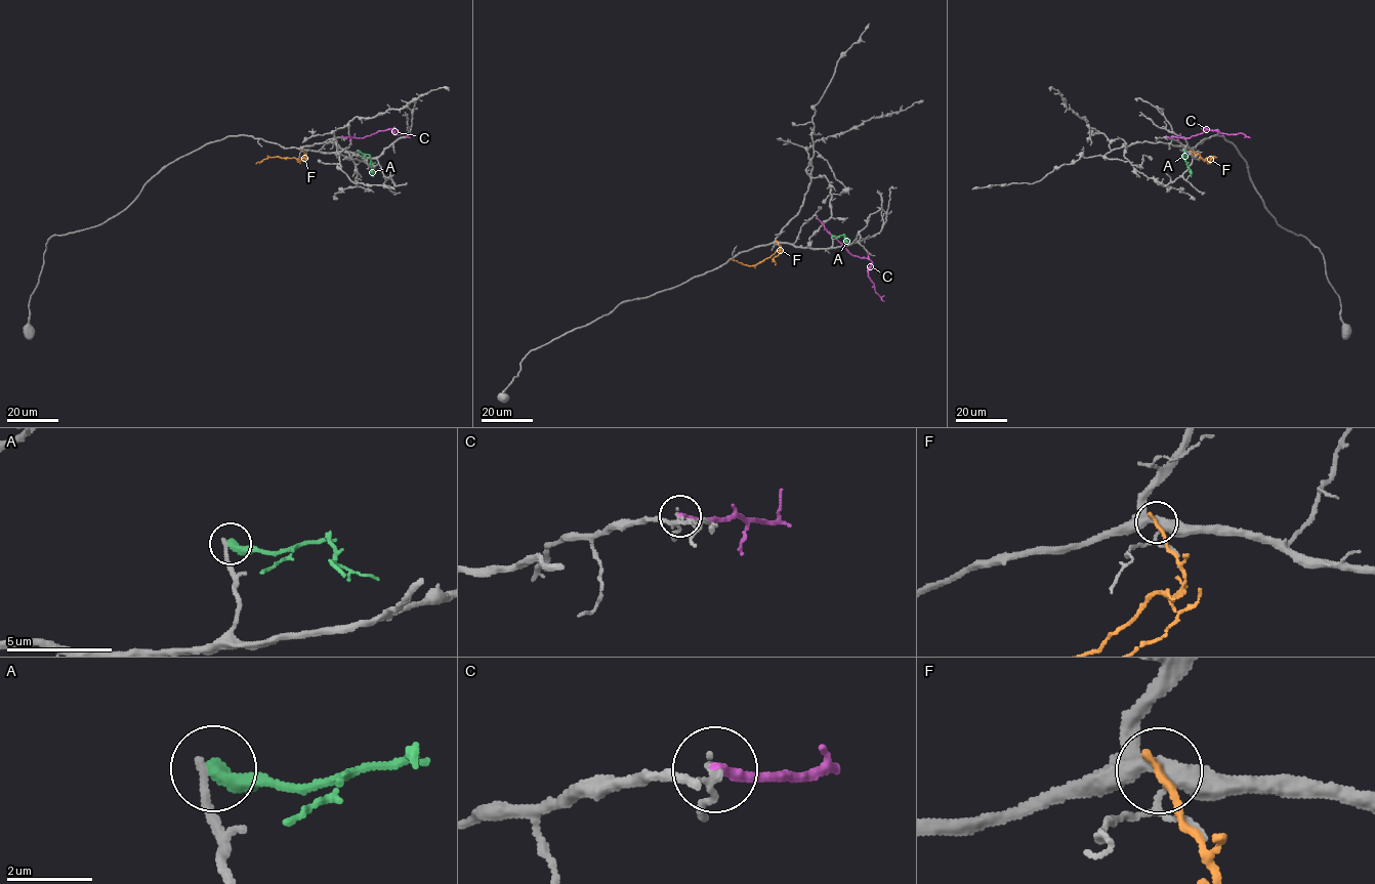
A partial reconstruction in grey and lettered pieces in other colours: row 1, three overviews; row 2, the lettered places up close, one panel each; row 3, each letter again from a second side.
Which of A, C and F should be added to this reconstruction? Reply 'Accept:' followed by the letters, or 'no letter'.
Accept: no letter

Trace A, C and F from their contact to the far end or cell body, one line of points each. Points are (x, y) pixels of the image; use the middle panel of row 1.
A: (832, 236), (843, 234), (846, 242)
C: (817, 218), (851, 254), (871, 261), (868, 277), (884, 301)
F: (777, 242), (780, 249), (755, 265), (744, 265), (730, 259)

